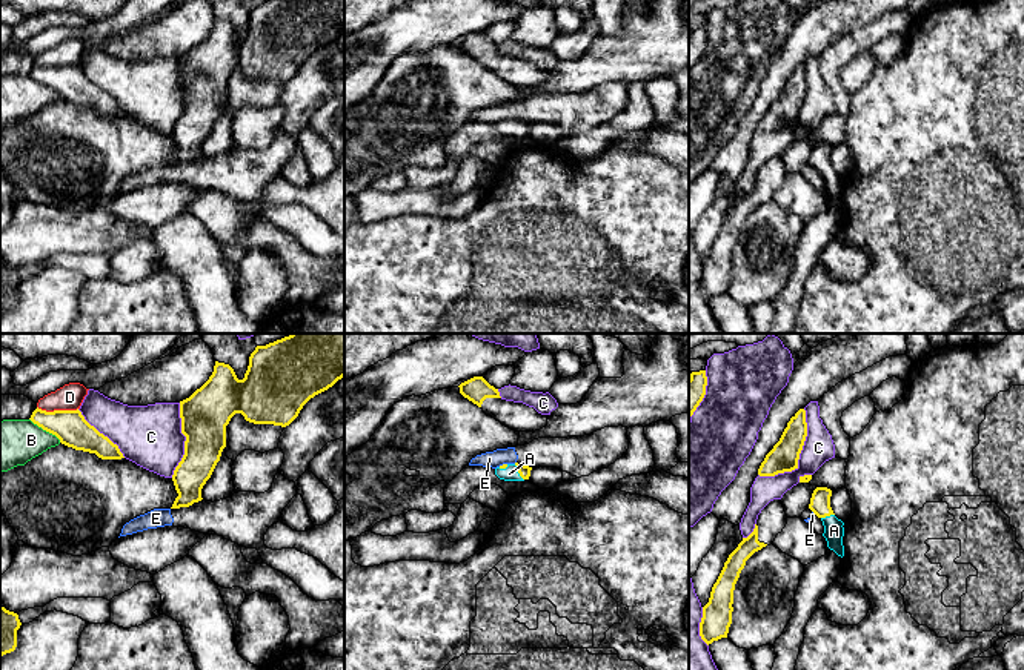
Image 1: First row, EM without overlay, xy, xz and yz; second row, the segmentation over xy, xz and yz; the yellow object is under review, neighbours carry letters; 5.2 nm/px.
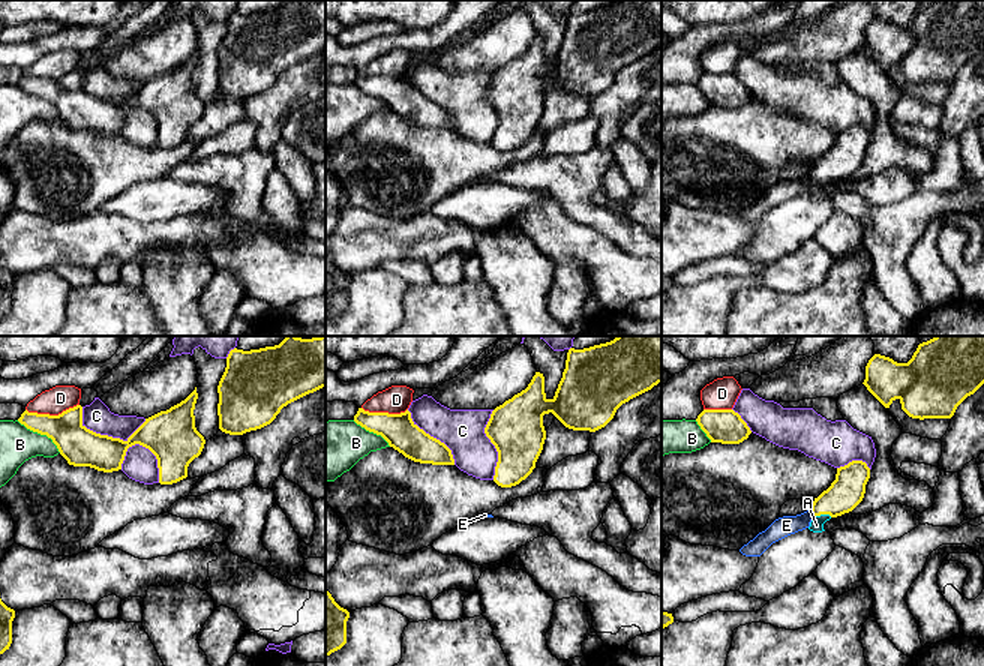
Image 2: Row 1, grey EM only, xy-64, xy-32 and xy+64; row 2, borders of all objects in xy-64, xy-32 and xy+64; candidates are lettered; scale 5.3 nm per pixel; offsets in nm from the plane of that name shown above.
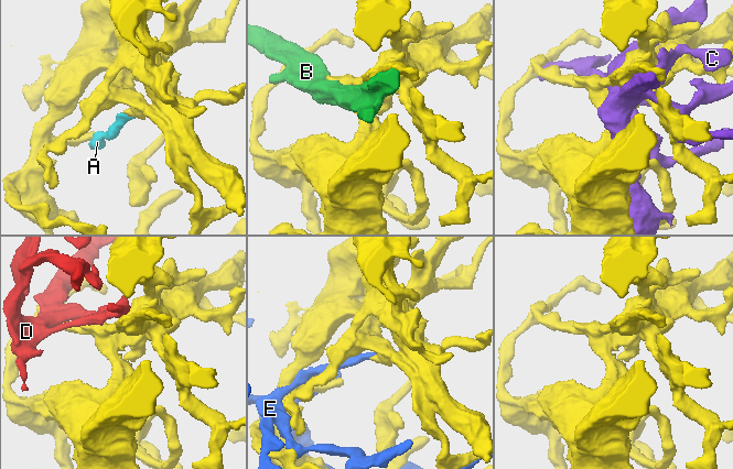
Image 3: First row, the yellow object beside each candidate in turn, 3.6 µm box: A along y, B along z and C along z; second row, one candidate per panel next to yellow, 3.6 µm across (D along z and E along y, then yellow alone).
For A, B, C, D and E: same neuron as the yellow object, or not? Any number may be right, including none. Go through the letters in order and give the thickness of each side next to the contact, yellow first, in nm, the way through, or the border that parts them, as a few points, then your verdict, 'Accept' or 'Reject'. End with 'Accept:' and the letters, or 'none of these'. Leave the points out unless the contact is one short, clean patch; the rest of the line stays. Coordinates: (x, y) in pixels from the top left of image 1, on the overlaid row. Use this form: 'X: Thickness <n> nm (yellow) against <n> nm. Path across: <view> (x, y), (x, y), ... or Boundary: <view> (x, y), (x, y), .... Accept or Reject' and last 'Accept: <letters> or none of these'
A: Thickness 60 nm (yellow) against 80 nm. Path across: xz (525, 470), (518, 472), (509, 474). Accept
B: Thickness 180 nm (yellow) against 260 nm. Reject
C: Thickness 150 nm (yellow) against 160 nm. Reject
D: Thickness 180 nm (yellow) against 140 nm. Reject
E: Thickness 20 nm (yellow) against 90 nm. Reject
Accept: A

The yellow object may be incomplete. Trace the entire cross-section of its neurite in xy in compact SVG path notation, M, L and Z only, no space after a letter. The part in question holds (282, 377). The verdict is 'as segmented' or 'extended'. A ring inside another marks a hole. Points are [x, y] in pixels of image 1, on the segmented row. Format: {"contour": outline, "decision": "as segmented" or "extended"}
{"contour": "M291 333L266 346L257 346L249 357L243 380L229 364L215 361L209 380L189 398L180 401L185 455L174 470L178 496L171 509L189 507L201 501L201 489L211 478L226 447L226 426L235 413L254 424L286 427L315 395L344 376L344 333Z", "decision": "as segmented"}

